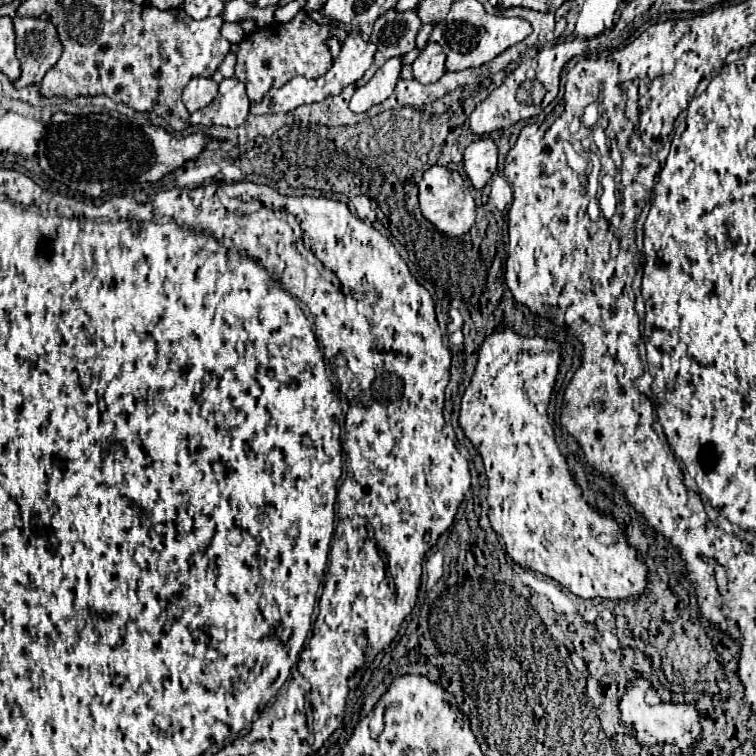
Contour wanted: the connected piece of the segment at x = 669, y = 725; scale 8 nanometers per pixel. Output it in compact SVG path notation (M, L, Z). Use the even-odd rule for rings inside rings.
M636 675L630 683L624 695L618 699L618 711L620 721L632 731L636 743L642 747L652 745L676 745L682 755L692 755L692 747L702 739L702 727L700 727L700 711L694 703L660 703L660 705L646 705L644 703L644 691L650 689L650 681L646 681L642 675Z

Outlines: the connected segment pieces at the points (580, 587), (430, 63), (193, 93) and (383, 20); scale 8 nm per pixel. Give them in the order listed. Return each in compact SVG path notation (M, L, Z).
M514 329L496 331L480 347L474 377L462 397L460 427L484 459L490 485L490 523L500 533L508 555L522 567L552 577L562 587L584 599L640 597L646 589L646 565L626 543L616 521L592 509L582 497L564 455L560 453L548 421L548 401L560 363L560 345L540 337L520 337Z
M428 43L426 49L418 55L418 59L412 63L412 75L420 83L434 83L440 79L446 69L444 69L444 51L438 43Z
M206 77L192 79L192 81L184 87L182 101L184 101L186 109L188 109L190 113L194 113L194 111L198 111L198 109L204 109L208 103L212 103L212 99L216 97L216 91L218 91L218 85L216 85L212 79L206 79Z
M388 9L378 17L374 23L372 43L378 47L372 67L364 73L362 79L354 83L354 87L362 87L370 81L370 77L392 57L400 57L416 47L416 35L422 27L422 21L418 19L416 11L396 11Z

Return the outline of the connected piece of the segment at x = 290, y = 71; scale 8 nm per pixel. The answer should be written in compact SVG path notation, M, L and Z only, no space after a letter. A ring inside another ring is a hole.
M304 9L288 23L274 23L270 27L258 29L240 43L236 59L236 77L244 81L250 101L262 99L272 87L282 87L296 75L316 79L332 67L332 55L326 41L334 37L330 25L316 23Z

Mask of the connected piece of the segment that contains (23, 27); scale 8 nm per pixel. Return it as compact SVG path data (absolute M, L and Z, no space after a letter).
M14 17L16 57L20 61L20 79L14 87L38 85L46 71L60 59L62 45L54 25L46 17Z

